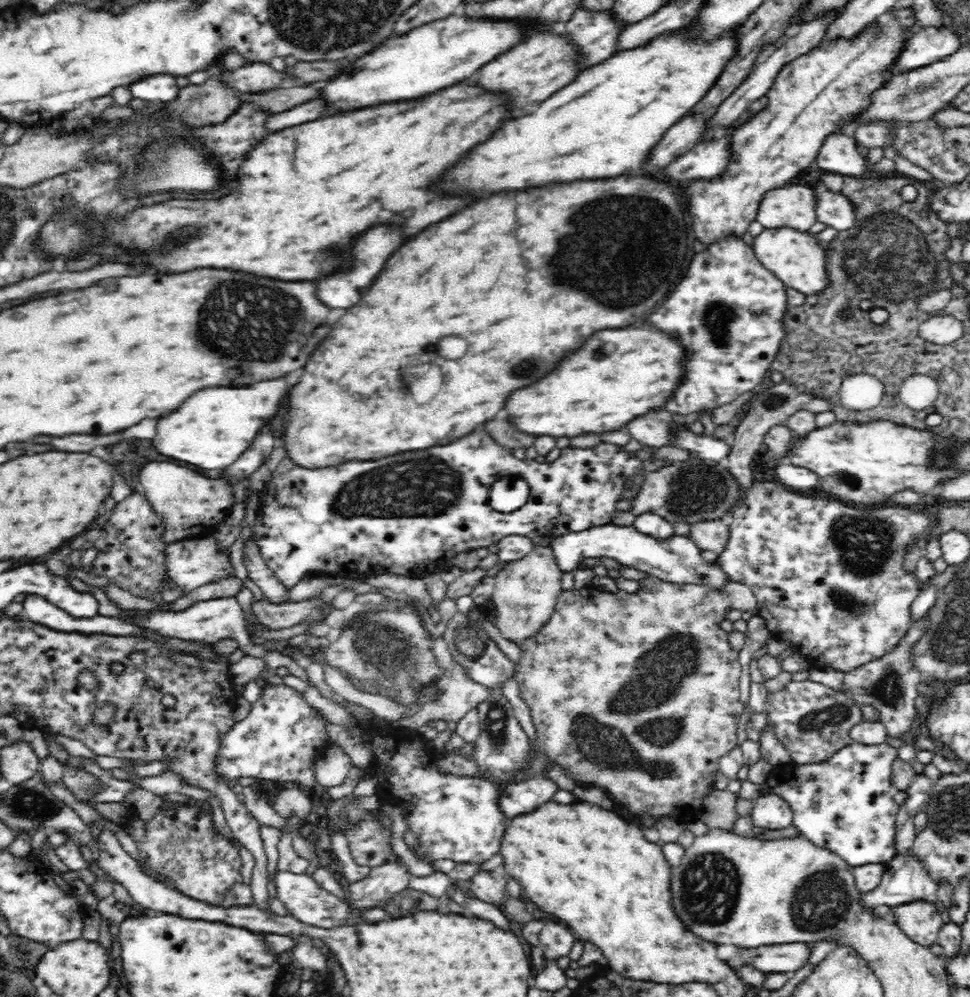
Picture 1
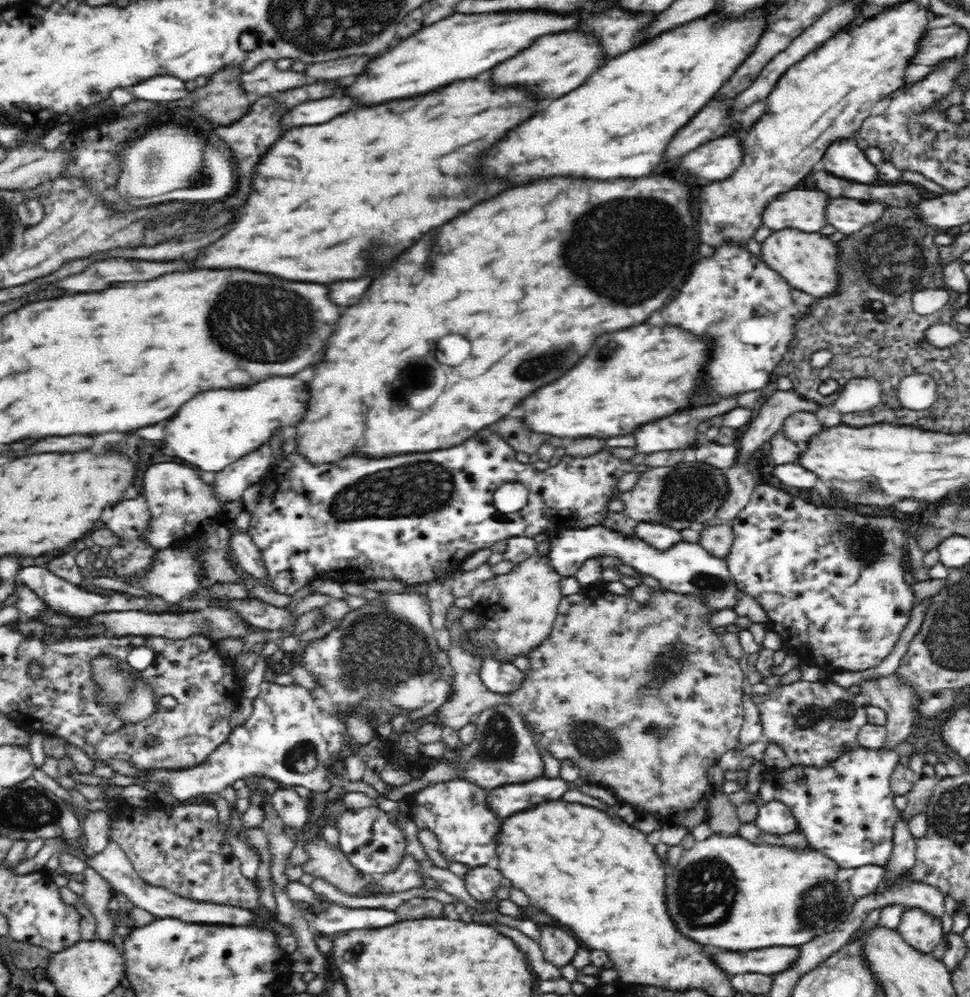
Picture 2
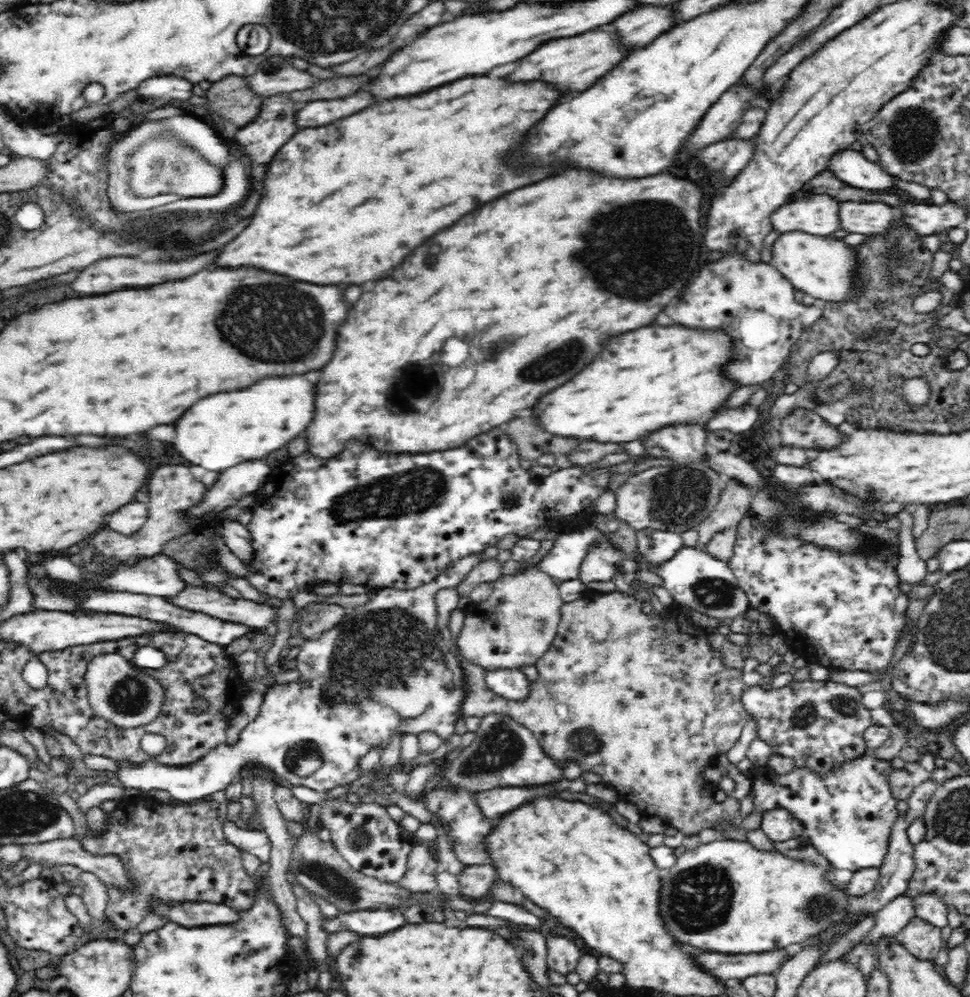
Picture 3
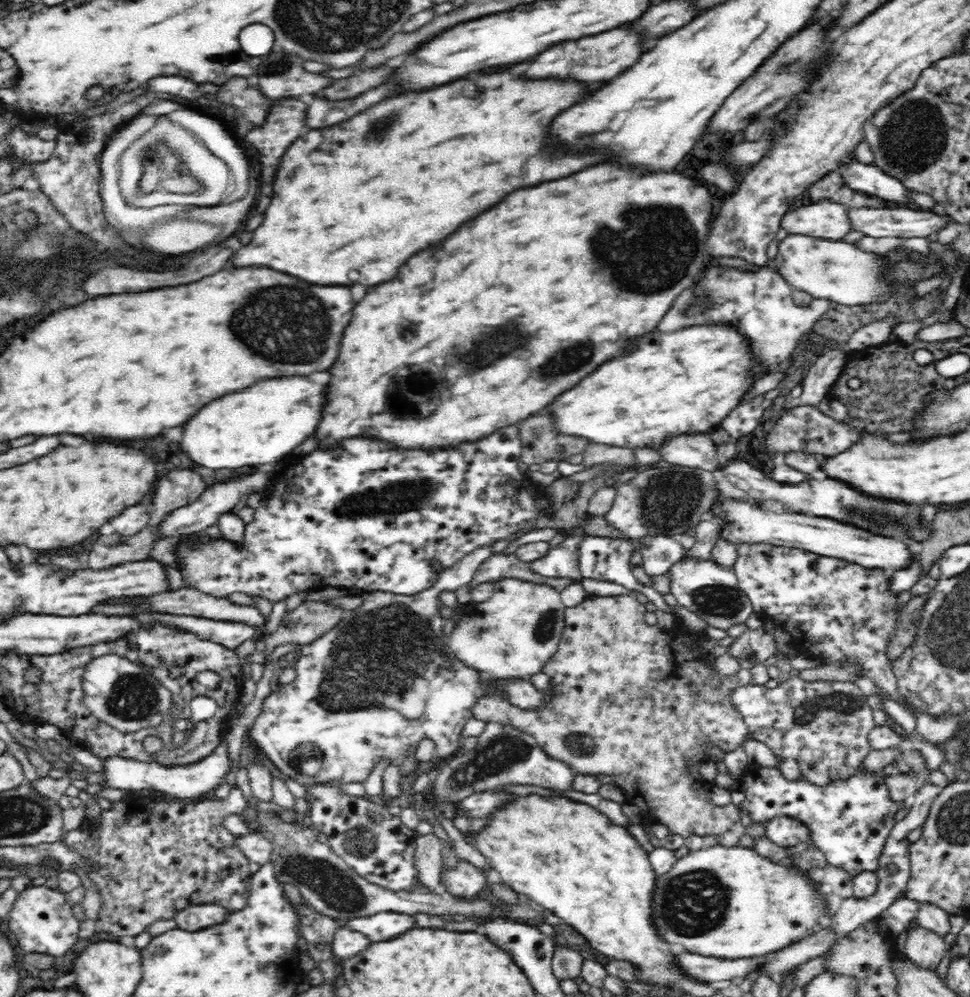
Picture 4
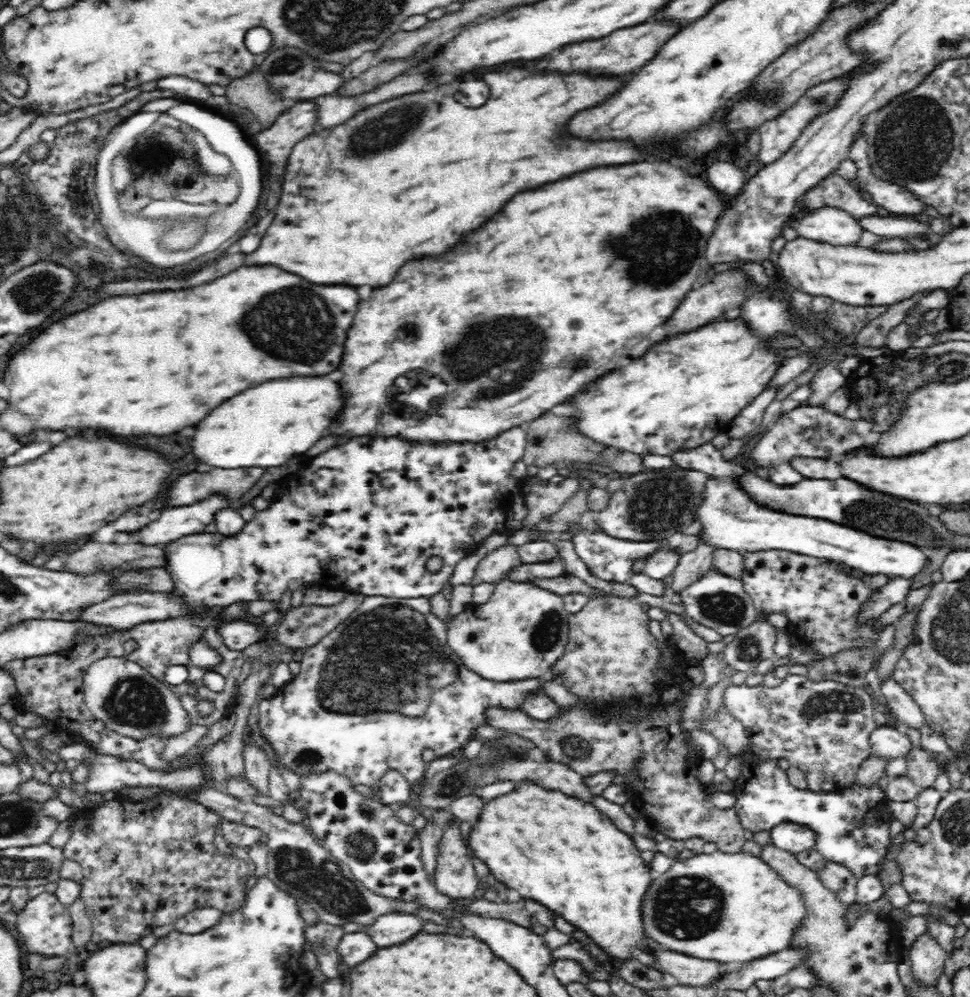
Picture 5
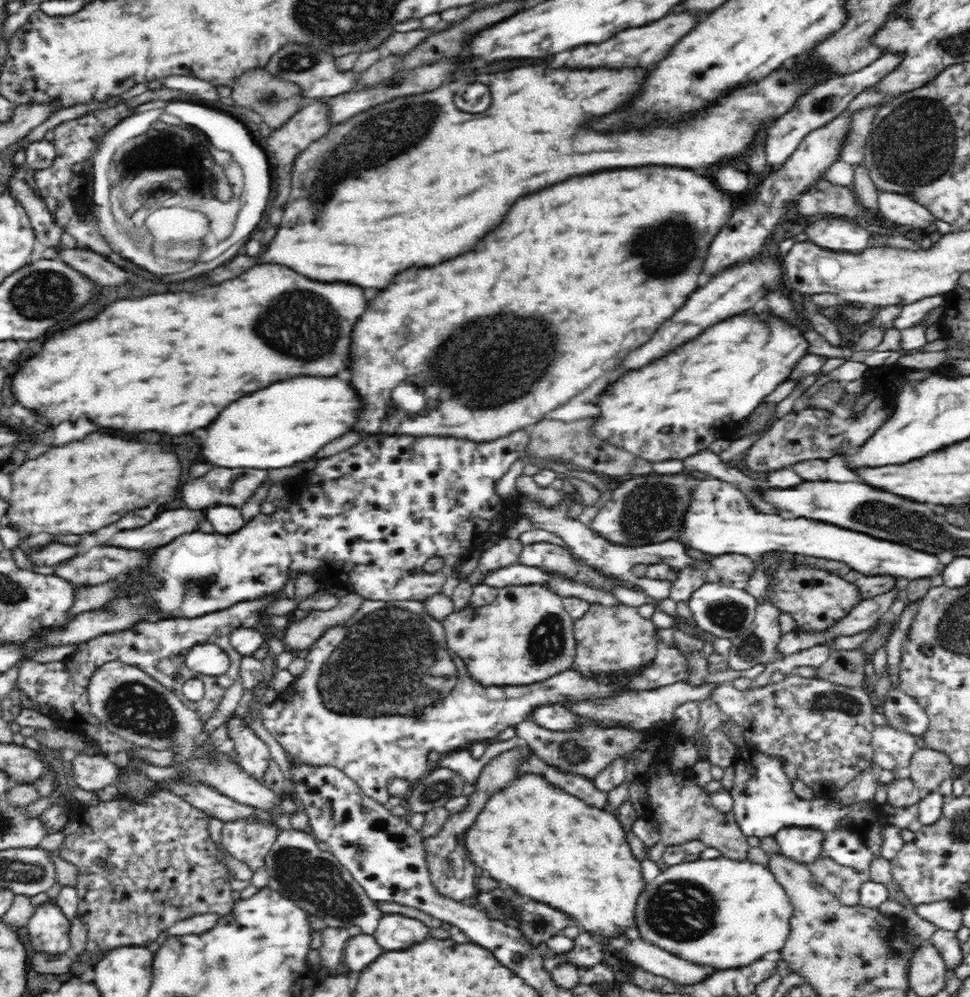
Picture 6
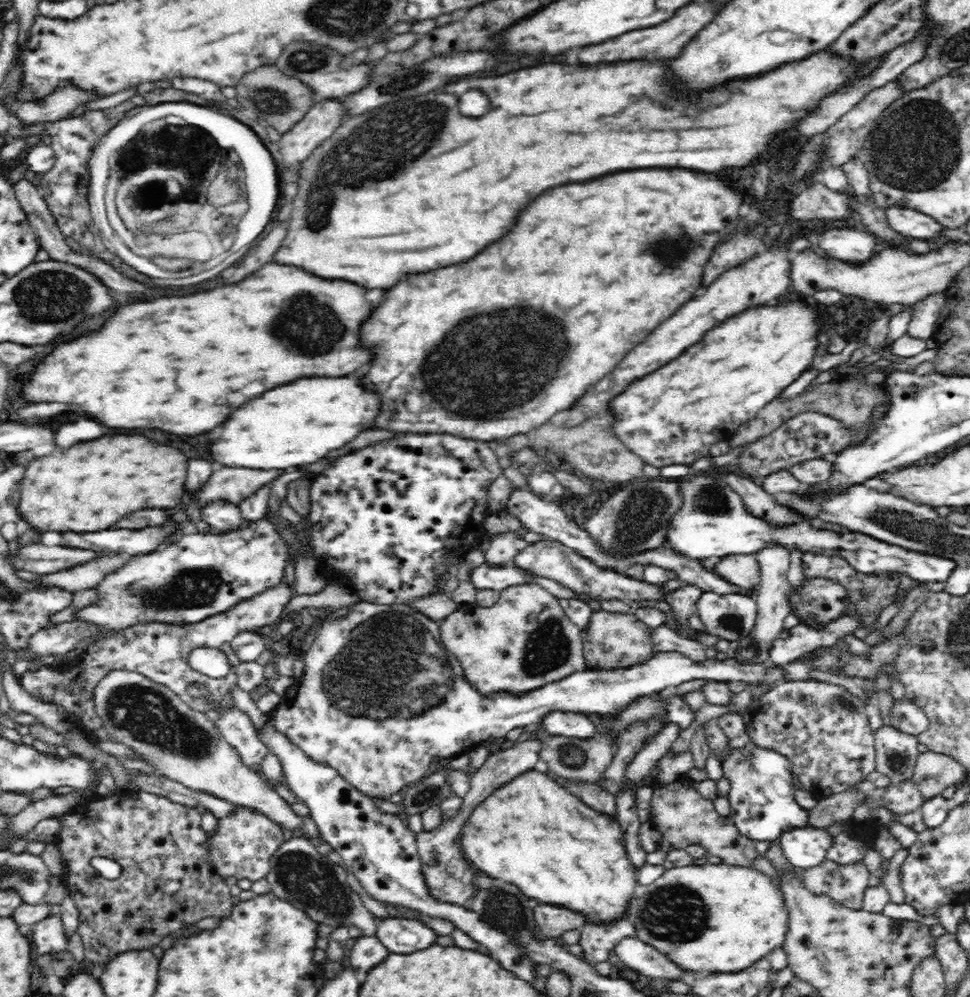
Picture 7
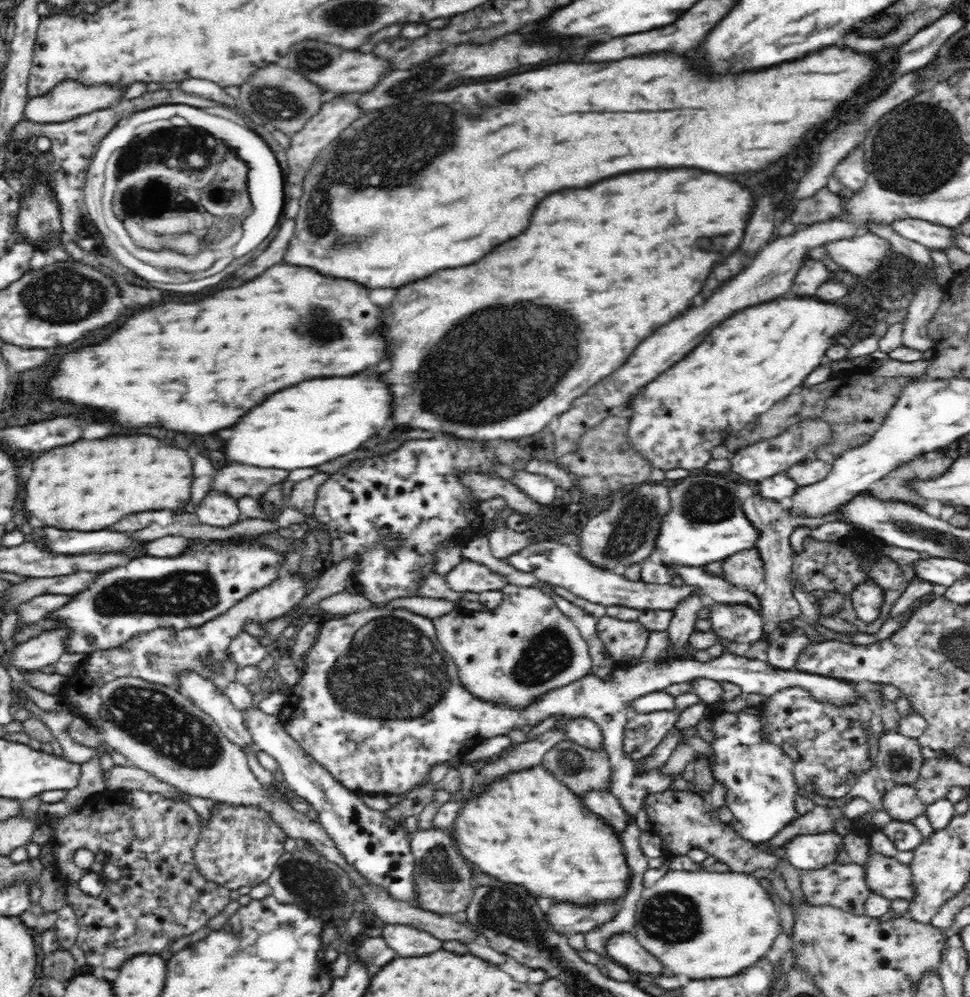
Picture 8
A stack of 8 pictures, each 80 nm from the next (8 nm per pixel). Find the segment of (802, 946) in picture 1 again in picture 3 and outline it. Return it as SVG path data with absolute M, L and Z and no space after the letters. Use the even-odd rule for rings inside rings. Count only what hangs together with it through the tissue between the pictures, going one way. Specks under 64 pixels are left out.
M772 949L746 954L706 952L700 958L704 958L704 969L726 981L731 978L742 980L755 974L775 974L792 953L791 949Z

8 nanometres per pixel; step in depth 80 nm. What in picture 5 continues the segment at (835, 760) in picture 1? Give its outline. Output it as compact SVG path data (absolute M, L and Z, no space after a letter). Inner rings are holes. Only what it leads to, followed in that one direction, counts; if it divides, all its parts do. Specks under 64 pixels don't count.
M748 751L738 757L742 768L740 776L734 781L736 794L733 796L737 799L734 809L738 812L740 822L746 830L753 833L763 830L769 831L779 822L792 821L813 830L815 833L814 848L826 858L827 862L841 865L856 879L860 879L866 874L878 874L879 864L885 855L886 846L890 842L890 820L894 819L888 807L886 792L884 792L884 788L880 788L878 781L871 785L854 781L847 787L839 788L834 792L798 790L790 783L786 772L778 767L777 760L758 761L756 755Z

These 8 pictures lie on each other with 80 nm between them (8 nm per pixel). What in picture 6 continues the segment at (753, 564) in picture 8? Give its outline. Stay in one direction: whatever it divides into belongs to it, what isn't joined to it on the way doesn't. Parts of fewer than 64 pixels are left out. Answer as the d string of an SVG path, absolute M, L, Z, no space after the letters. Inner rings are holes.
M738 553L714 555L711 563L718 579L735 585L743 585L753 569L753 559Z

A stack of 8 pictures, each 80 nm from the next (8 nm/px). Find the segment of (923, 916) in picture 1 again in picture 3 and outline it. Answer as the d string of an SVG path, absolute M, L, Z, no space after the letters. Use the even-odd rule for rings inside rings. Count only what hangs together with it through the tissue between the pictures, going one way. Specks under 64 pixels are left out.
M914 915L899 932L899 939L910 953L921 959L936 959L943 948L941 928Z

